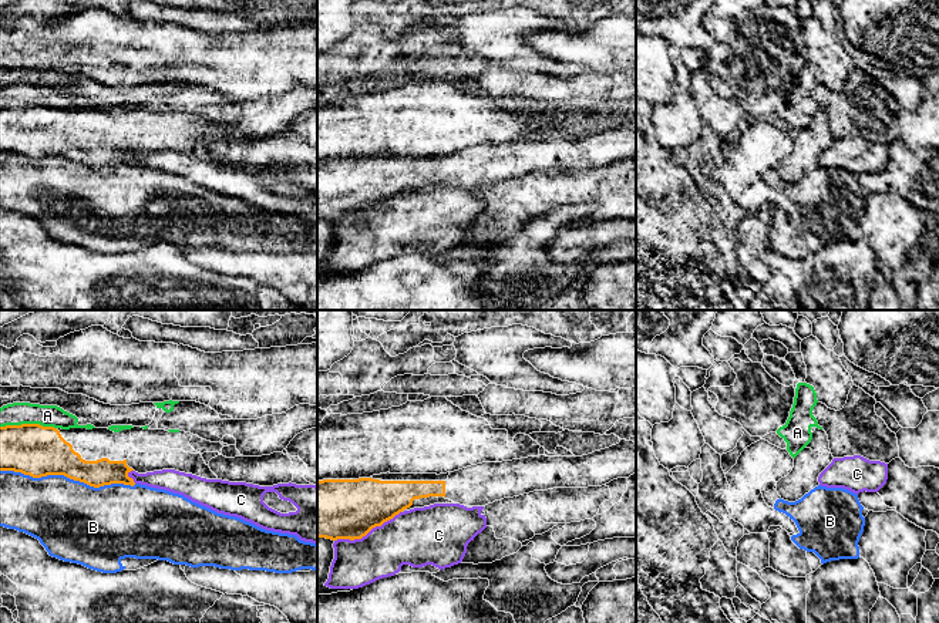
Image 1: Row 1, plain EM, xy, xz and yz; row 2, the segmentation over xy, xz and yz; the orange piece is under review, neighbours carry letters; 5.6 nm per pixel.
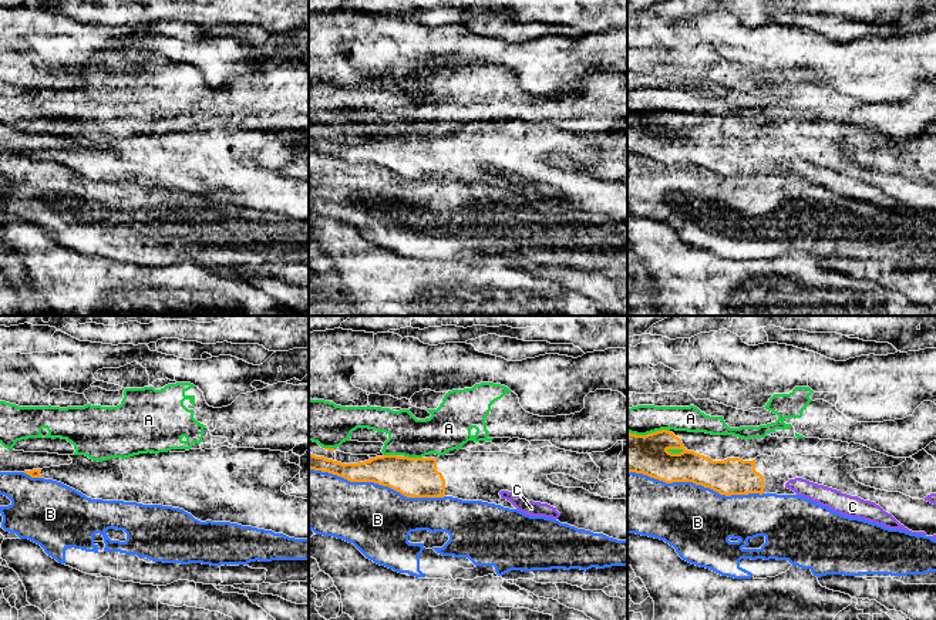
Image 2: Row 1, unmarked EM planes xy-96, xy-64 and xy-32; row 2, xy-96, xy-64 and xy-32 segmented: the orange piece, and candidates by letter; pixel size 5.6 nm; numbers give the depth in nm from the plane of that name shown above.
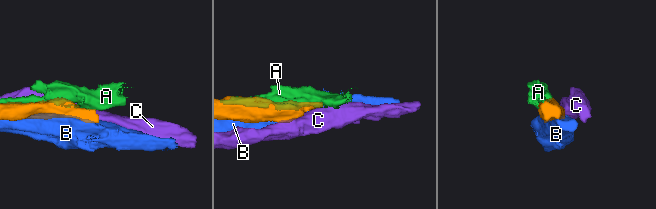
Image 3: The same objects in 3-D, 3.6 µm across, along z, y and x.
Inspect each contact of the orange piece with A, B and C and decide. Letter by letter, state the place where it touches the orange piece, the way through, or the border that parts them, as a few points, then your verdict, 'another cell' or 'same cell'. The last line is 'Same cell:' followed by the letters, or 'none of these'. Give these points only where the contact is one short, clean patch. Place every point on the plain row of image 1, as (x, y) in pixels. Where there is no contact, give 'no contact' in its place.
A: xy (29, 105) | another cell
B: xy (69, 158) | another cell
C: xz (367, 214) | another cell
Same cell: none of these

